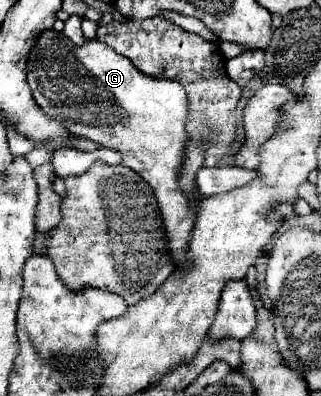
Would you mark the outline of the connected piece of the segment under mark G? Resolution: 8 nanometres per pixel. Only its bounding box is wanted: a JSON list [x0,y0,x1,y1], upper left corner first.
[27,29,197,269]

